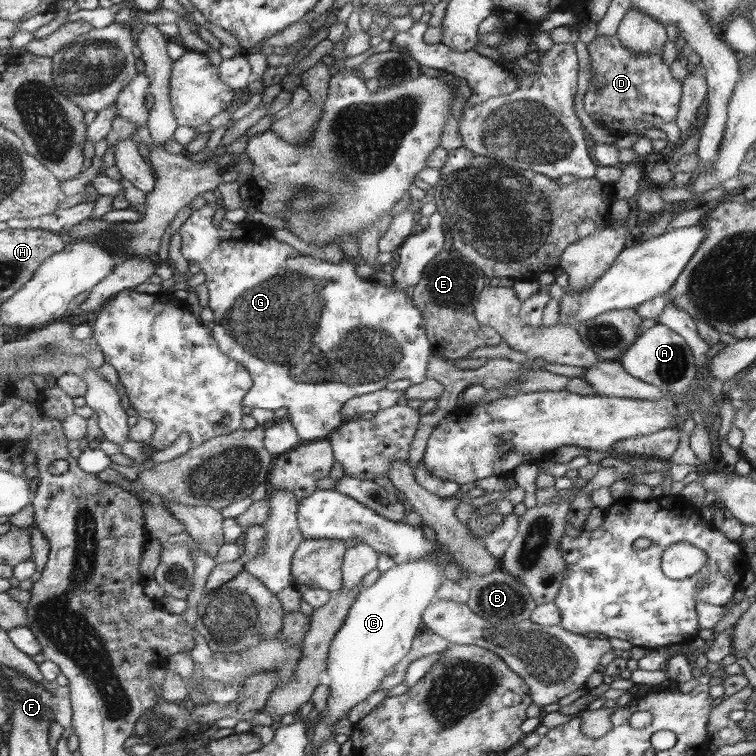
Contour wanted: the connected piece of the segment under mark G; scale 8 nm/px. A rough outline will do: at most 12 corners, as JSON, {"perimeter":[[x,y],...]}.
{"perimeter":[[192,210],[212,337],[245,404],[329,439],[427,379],[409,293]]}

